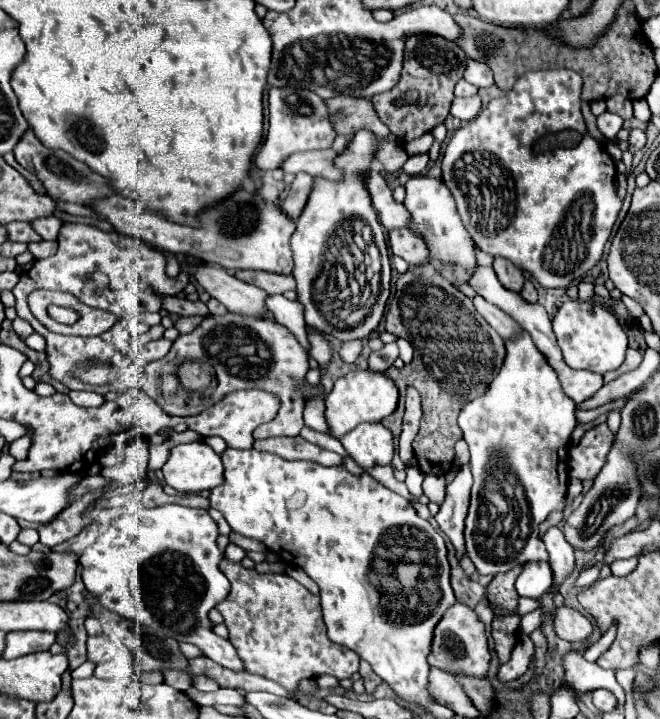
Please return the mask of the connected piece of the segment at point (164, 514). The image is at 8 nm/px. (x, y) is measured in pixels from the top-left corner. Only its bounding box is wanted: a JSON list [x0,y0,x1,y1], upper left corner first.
[78,504,244,670]

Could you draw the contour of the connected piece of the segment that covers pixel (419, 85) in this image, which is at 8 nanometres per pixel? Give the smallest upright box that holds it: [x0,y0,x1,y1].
[372,34,466,144]

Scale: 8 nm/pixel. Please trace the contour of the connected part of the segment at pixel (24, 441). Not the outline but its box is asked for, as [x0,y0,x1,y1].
[10,436,30,460]

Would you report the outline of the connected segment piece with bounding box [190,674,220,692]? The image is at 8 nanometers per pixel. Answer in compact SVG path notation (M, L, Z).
M190 674L190 676L192 676L192 680L194 680L194 686L196 686L198 690L202 690L202 692L210 692L210 690L218 690L218 688L220 688L212 678L194 676L194 674Z

